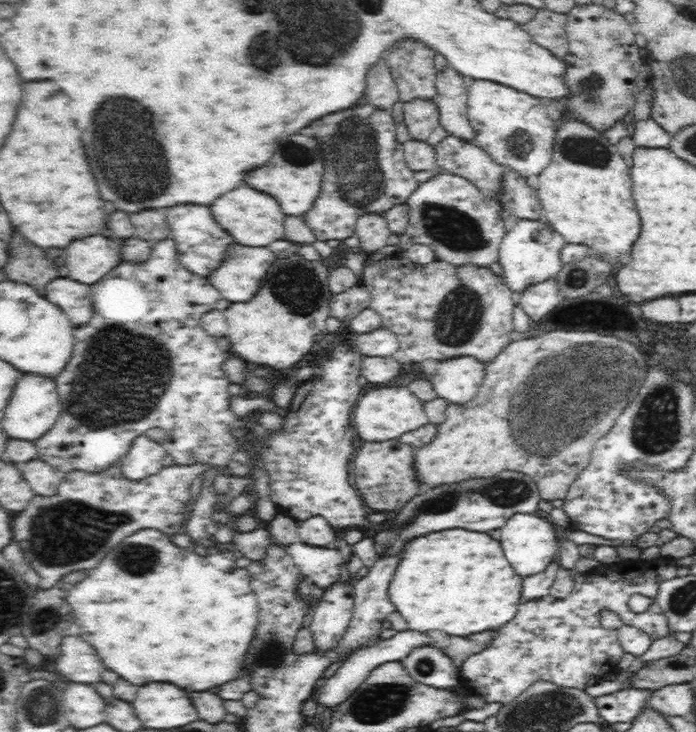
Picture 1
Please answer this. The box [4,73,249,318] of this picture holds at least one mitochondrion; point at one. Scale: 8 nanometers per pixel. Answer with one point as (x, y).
(126, 163)

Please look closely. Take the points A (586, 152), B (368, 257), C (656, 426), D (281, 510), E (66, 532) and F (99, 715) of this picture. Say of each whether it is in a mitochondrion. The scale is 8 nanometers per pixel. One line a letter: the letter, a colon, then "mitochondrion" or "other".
A: mitochondrion
B: other
C: mitochondrion
D: other
E: mitochondrion
F: other

